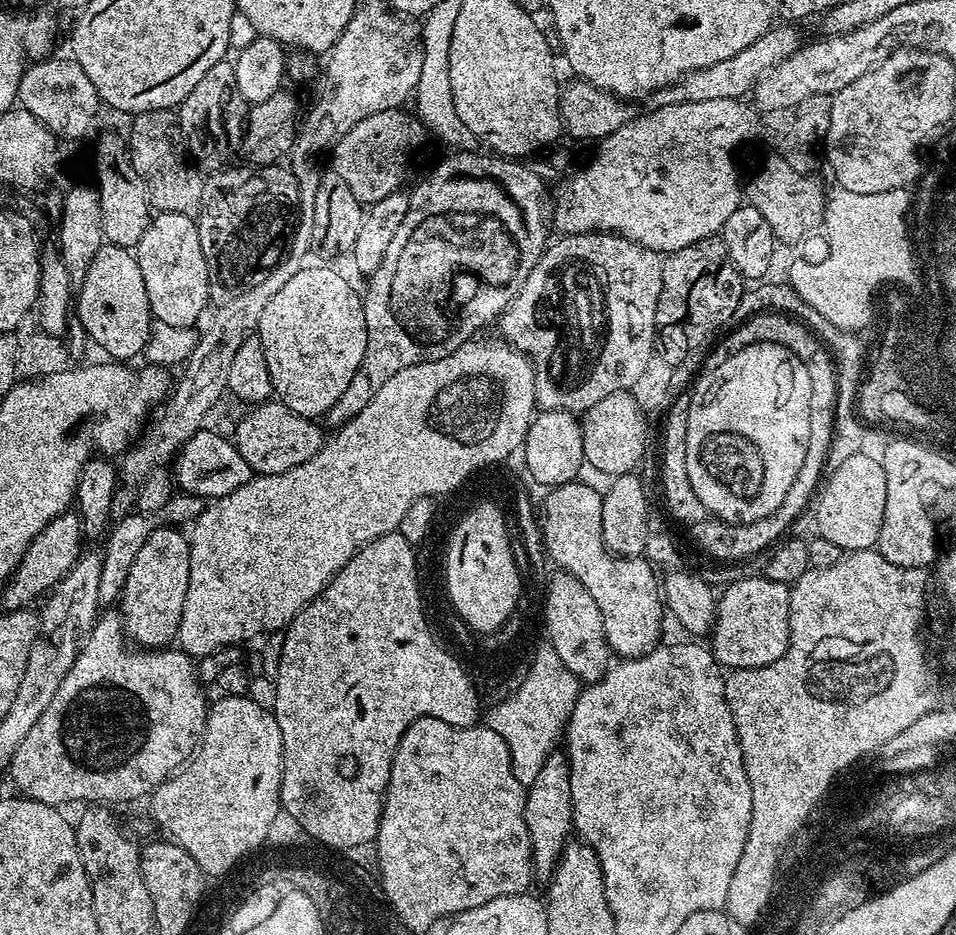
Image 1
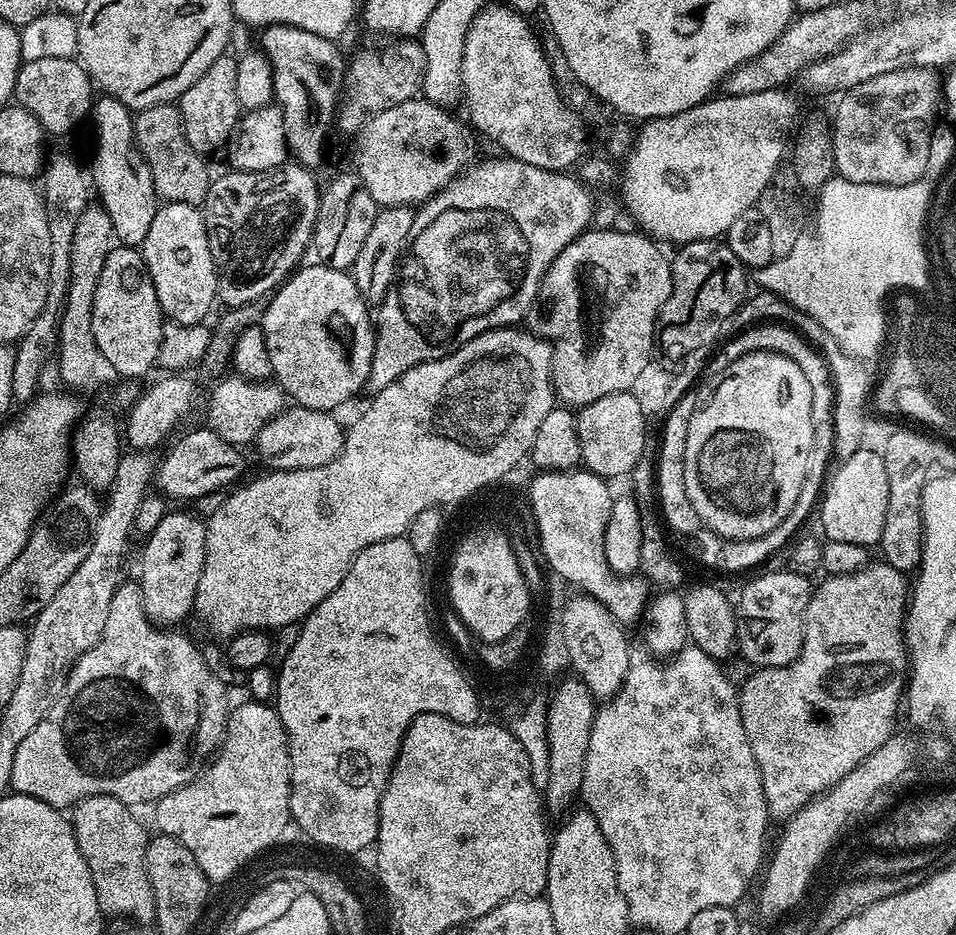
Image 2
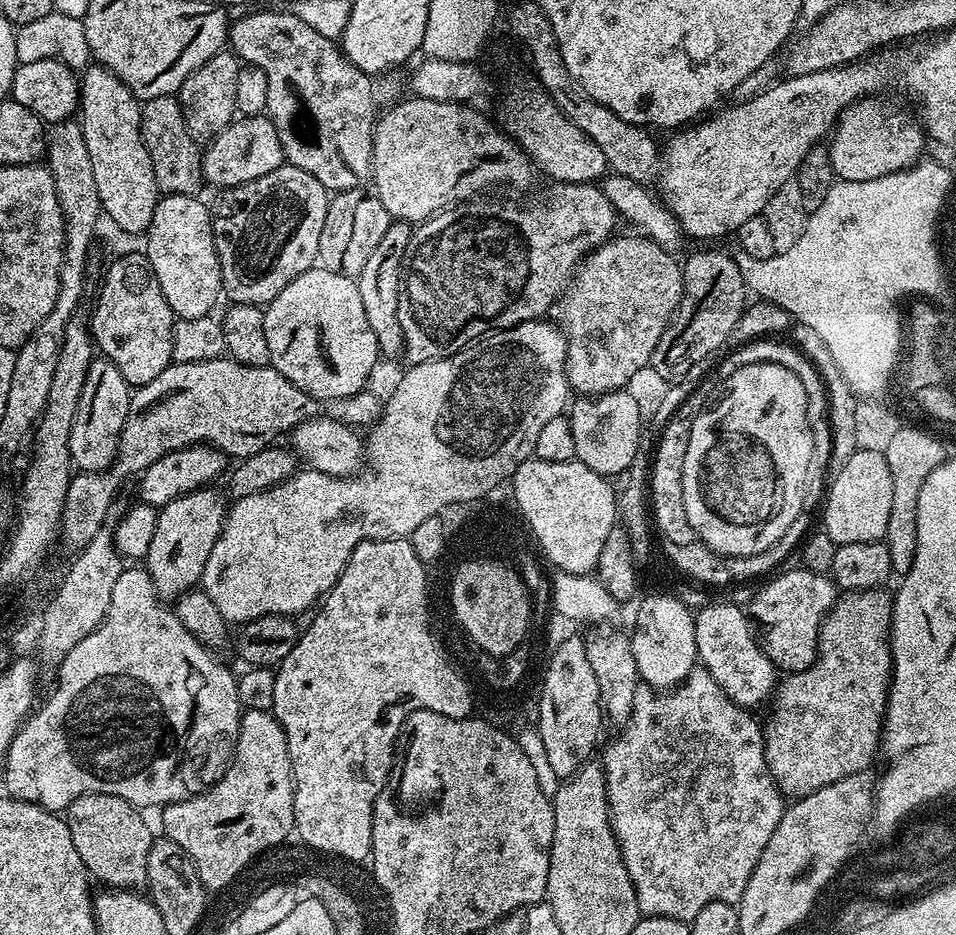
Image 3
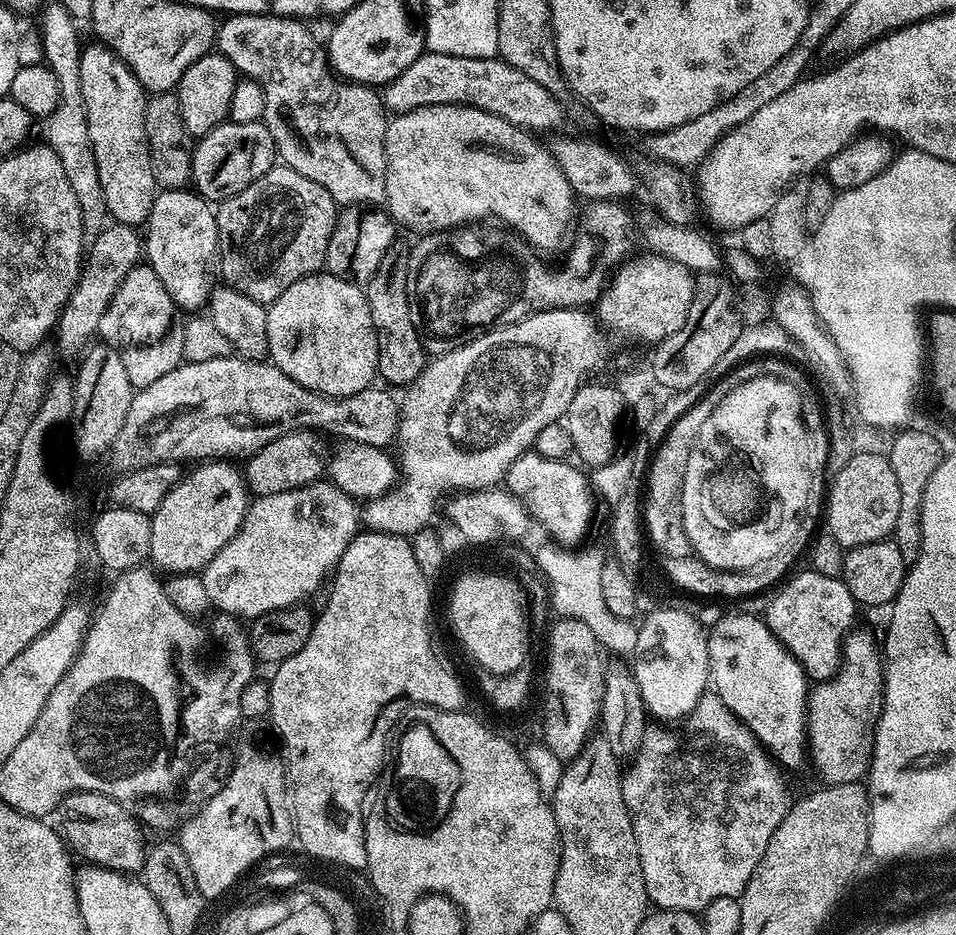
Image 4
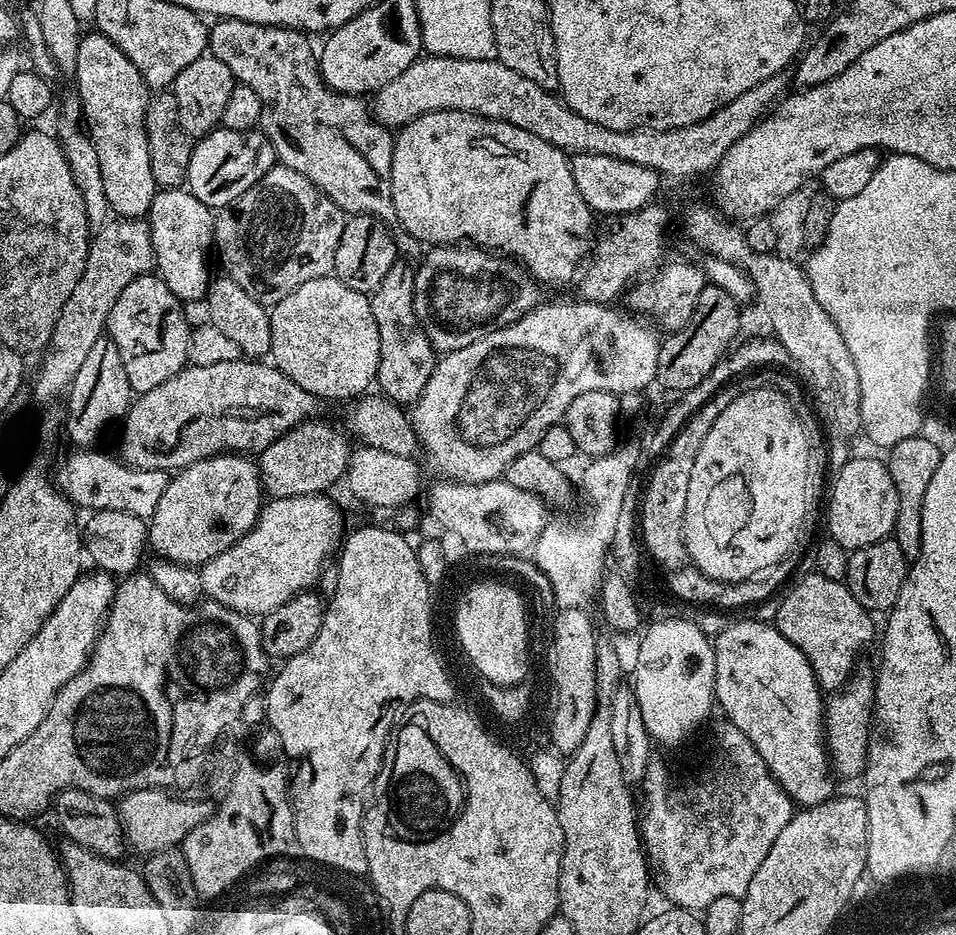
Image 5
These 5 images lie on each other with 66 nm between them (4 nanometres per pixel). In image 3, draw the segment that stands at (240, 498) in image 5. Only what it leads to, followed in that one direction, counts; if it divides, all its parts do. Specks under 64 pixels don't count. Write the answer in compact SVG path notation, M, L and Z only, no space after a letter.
M201 486L193 492L186 492L175 496L169 504L159 509L156 525L154 526L154 539L150 542L150 550L146 557L146 567L156 593L165 602L175 601L183 592L195 589L204 579L206 558L210 558L210 550L214 550L214 542L220 536L226 515L226 496L216 486Z

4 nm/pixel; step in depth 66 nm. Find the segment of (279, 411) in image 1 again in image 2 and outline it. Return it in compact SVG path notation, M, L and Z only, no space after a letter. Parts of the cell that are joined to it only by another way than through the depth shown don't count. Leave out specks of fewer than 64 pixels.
M299 406L285 407L257 434L254 449L260 455L260 460L272 470L285 472L295 468L313 468L326 466L342 450L345 429L335 420L332 412L310 410Z

